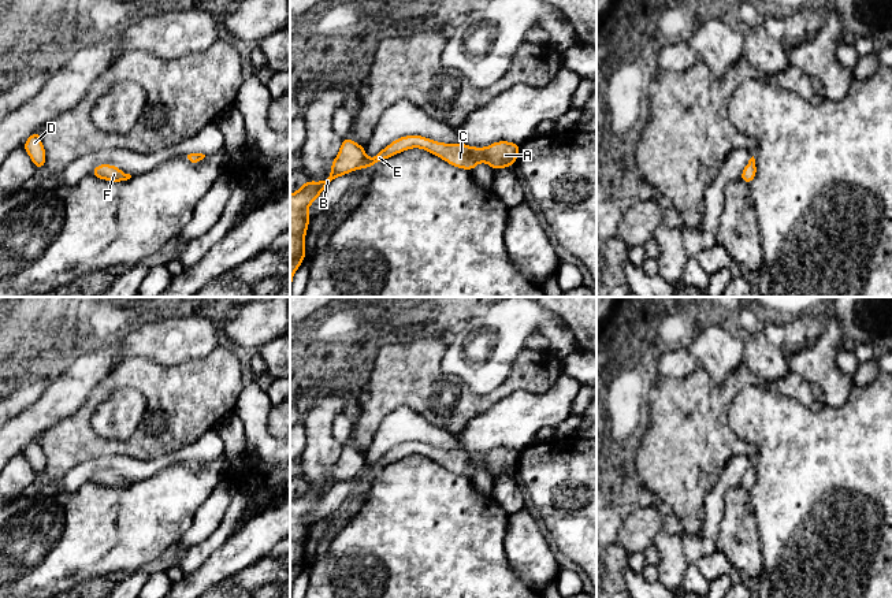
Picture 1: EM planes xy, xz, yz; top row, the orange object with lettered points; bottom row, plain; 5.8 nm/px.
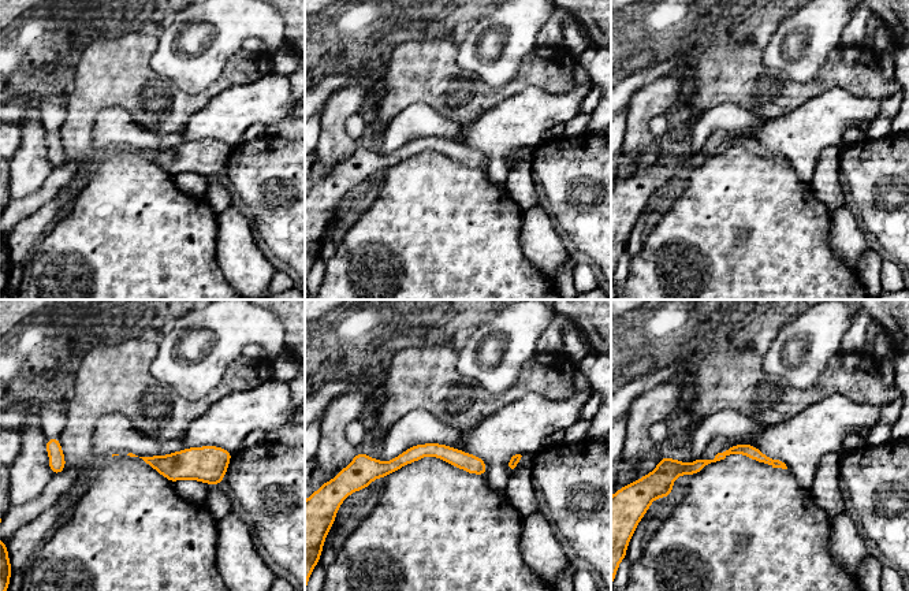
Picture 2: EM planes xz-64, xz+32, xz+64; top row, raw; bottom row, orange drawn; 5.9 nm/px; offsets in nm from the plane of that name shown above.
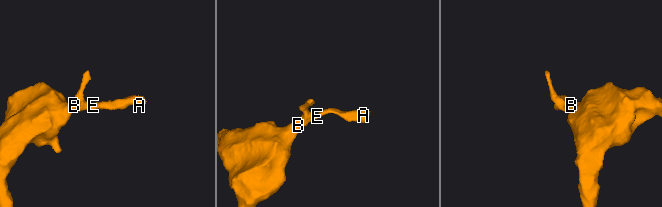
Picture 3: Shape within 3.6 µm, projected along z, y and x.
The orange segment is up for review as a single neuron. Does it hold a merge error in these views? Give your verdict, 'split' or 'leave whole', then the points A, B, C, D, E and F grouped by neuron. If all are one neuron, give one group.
leave whole | A B C D E F

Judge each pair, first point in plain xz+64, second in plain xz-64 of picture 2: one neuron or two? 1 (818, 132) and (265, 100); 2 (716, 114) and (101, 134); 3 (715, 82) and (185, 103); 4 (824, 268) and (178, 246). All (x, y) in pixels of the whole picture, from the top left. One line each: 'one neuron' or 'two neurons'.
1: one neuron
2: one neuron
3: one neuron
4: one neuron

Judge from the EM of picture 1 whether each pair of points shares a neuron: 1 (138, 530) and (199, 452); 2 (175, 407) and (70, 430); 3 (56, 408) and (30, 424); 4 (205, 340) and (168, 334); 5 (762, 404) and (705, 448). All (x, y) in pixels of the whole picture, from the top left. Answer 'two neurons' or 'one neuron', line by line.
1: two neurons
2: one neuron
3: one neuron
4: one neuron
5: two neurons

